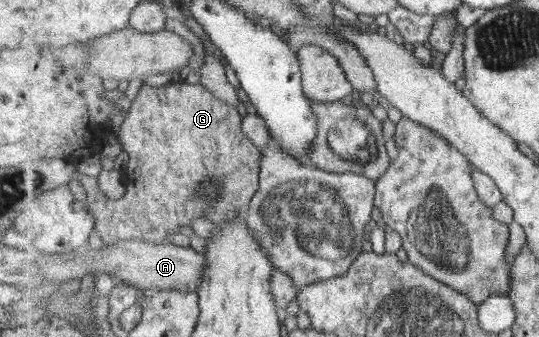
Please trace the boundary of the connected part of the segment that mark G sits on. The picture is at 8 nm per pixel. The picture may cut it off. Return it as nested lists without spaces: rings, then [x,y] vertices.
[[[182,81],[163,87],[139,84],[118,137],[129,158],[122,170],[126,196],[110,200],[100,189],[98,176],[82,175],[80,180],[86,191],[88,213],[94,216],[95,231],[105,245],[129,239],[169,243],[167,235],[179,233],[180,226],[189,226],[194,218],[209,219],[213,224],[228,223],[244,213],[259,190],[263,151],[244,135],[236,106],[220,100],[206,85]]]

